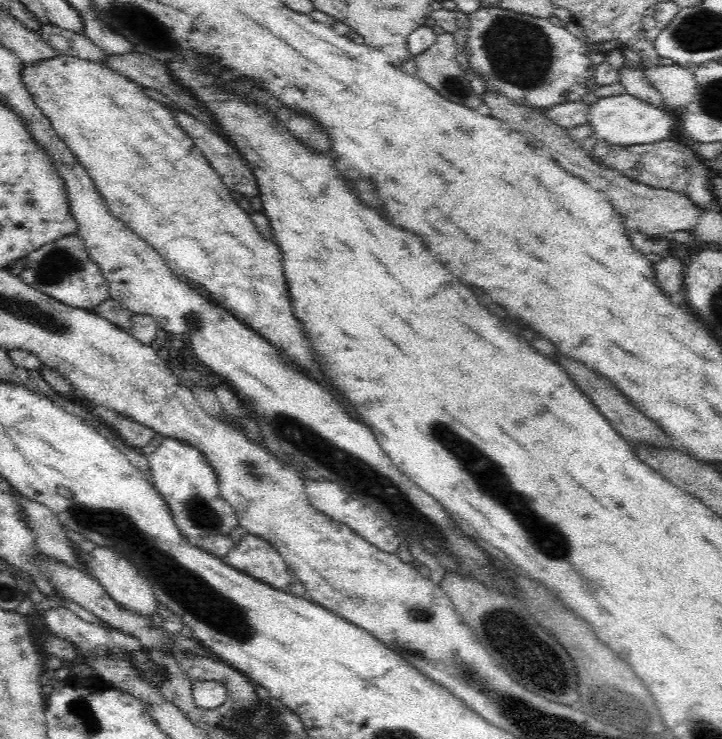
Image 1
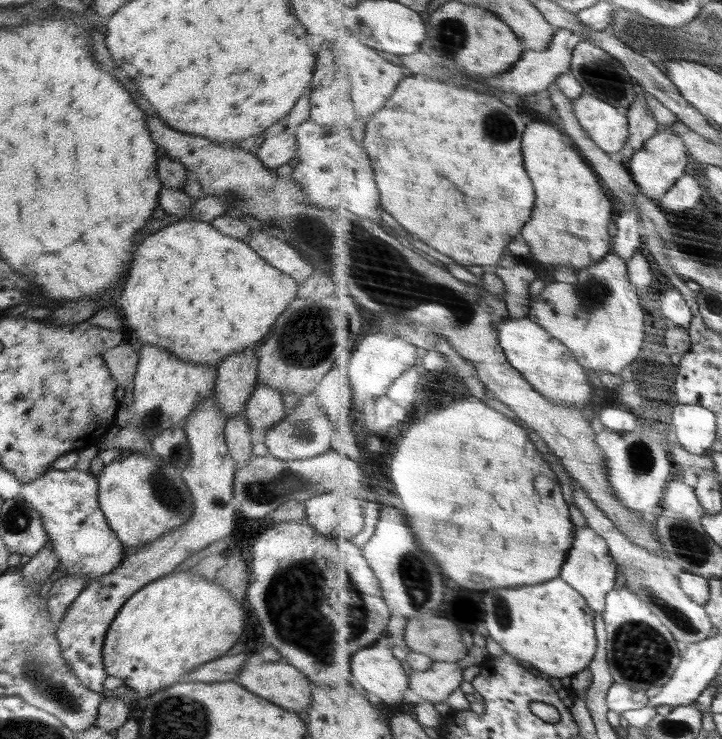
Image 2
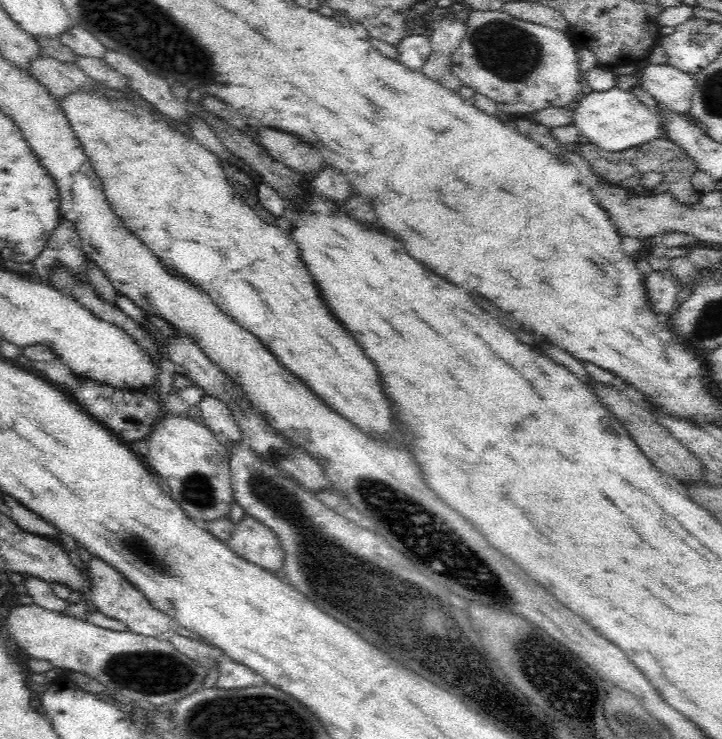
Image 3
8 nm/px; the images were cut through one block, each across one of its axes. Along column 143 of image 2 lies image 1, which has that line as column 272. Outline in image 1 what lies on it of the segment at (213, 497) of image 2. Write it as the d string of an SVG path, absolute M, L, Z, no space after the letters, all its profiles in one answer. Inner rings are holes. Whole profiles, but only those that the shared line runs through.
M250 533L234 543L223 560L236 570L284 592L298 582L280 553L267 540Z

